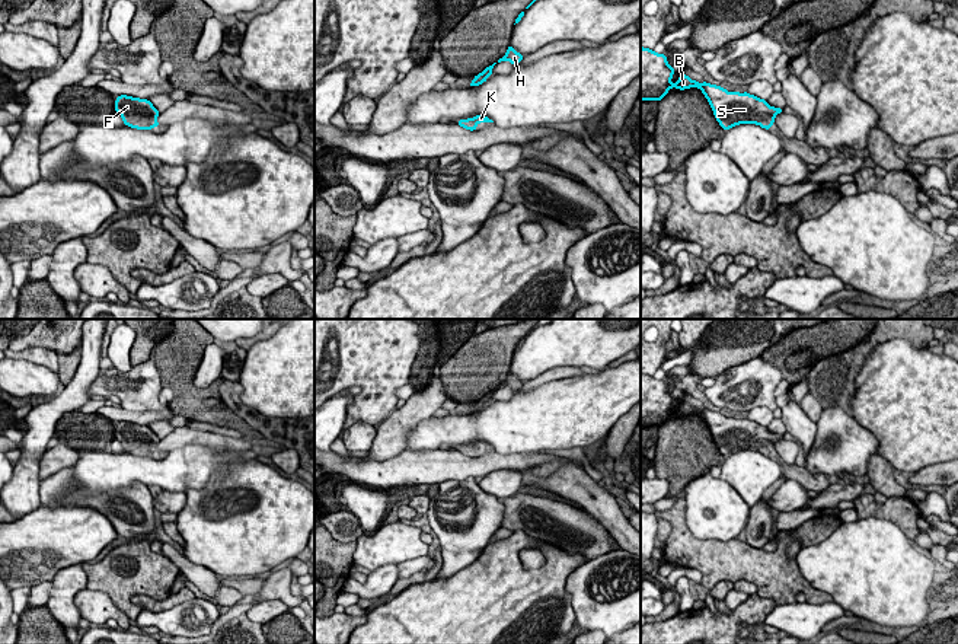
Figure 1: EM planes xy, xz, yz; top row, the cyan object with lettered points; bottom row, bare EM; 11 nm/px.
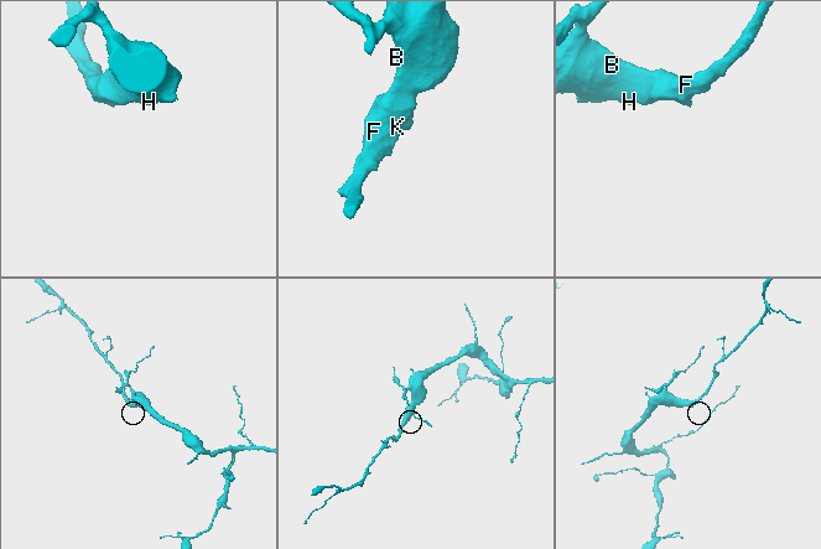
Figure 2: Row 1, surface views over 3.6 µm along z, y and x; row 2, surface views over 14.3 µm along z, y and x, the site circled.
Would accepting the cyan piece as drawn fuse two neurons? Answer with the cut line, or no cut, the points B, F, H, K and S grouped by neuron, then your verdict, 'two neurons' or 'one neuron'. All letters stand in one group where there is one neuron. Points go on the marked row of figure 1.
cut none; groups B F H K S; one neuron

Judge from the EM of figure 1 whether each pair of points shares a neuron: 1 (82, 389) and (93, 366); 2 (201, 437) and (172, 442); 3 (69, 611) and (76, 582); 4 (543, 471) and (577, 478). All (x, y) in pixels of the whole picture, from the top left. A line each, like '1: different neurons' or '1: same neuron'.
1: same neuron
2: same neuron
3: same neuron
4: different neurons

